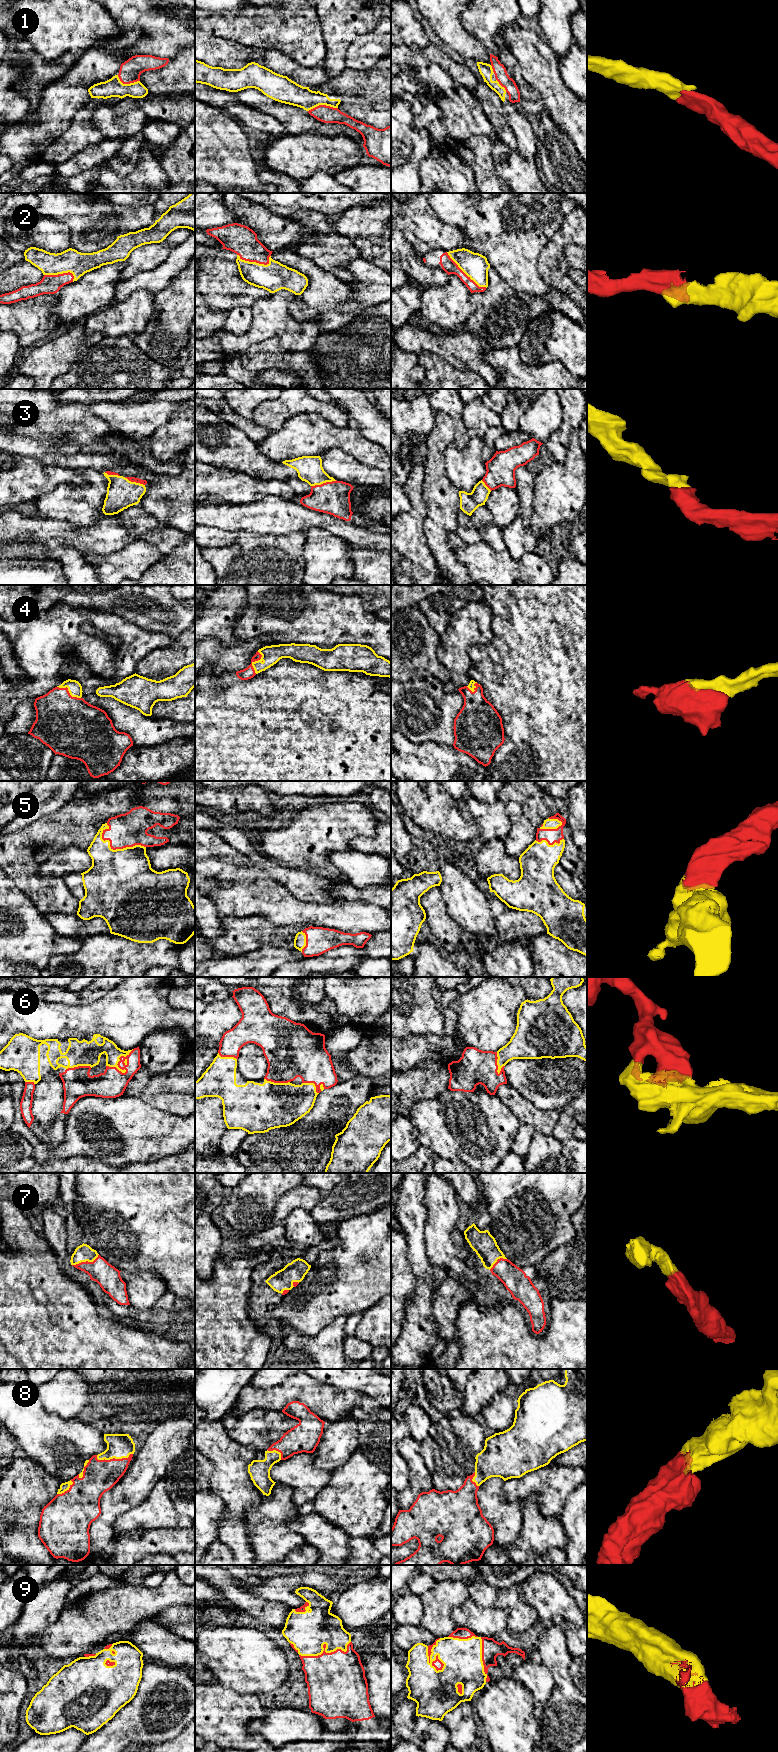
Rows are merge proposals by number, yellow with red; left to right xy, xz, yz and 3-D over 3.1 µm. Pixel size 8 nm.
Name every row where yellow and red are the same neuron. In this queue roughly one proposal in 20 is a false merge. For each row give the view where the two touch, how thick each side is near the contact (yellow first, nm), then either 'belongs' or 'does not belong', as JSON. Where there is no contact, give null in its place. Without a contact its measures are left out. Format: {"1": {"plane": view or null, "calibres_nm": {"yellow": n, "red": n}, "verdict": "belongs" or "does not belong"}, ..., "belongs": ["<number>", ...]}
{"1": {"plane": "xz", "calibres_nm": {"yellow": 180, "red": 140}, "verdict": "belongs"}, "2": {"plane": "yz", "calibres_nm": {"yellow": 200, "red": 110}, "verdict": "belongs"}, "3": {"plane": "xz", "calibres_nm": {"yellow": 200, "red": 260}, "verdict": "belongs"}, "4": {"plane": "xy", "calibres_nm": {"yellow": 110, "red": 420}, "verdict": "belongs"}, "5": {"plane": "xy", "calibres_nm": {"yellow": 500, "red": 280}, "verdict": "belongs"}, "6": {"plane": "xy", "calibres_nm": {"yellow": 190, "red": 220}, "verdict": "belongs"}, "7": {"plane": "xy", "calibres_nm": {"yellow": 140, "red": 190}, "verdict": "belongs"}, "8": {"plane": "xy", "calibres_nm": {"yellow": 200, "red": 260}, "verdict": "belongs"}, "9": {"plane": "yz", "calibres_nm": {"yellow": 300, "red": 30}, "verdict": "belongs"}, "belongs": ["1", "2", "3", "4", "5", "6", "7", "8", "9"]}

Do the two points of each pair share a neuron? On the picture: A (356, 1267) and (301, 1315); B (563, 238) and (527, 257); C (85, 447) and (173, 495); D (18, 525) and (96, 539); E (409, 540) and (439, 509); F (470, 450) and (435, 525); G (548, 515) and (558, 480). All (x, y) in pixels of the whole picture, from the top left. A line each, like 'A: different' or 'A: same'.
A: same
B: different
C: same
D: same
E: different
F: different
G: same

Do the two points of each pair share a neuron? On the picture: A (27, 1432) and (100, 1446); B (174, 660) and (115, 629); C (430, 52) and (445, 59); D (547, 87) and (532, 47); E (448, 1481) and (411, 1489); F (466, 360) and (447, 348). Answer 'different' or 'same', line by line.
A: same
B: different
C: same
D: same
E: different
F: same

